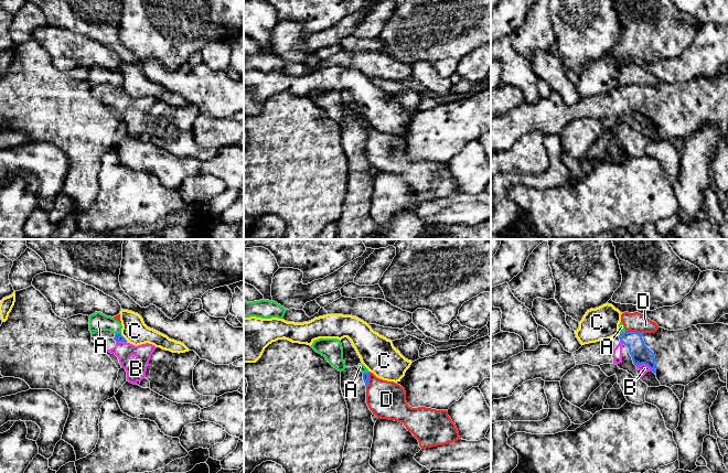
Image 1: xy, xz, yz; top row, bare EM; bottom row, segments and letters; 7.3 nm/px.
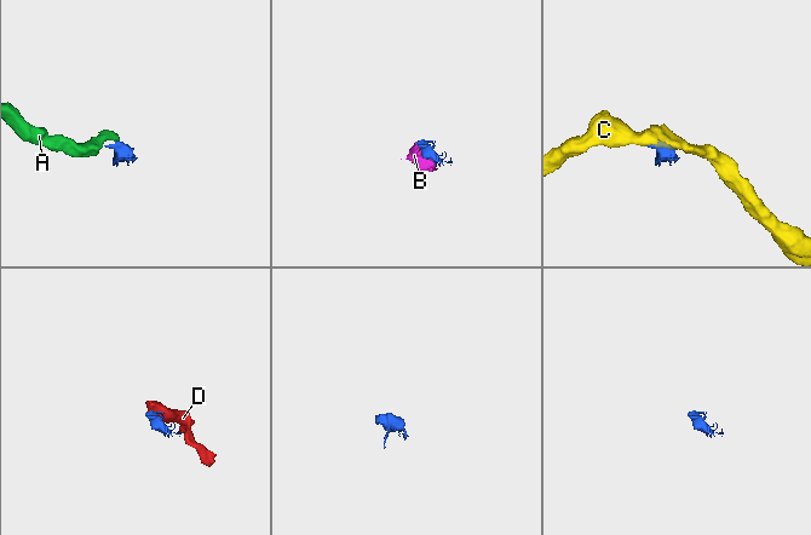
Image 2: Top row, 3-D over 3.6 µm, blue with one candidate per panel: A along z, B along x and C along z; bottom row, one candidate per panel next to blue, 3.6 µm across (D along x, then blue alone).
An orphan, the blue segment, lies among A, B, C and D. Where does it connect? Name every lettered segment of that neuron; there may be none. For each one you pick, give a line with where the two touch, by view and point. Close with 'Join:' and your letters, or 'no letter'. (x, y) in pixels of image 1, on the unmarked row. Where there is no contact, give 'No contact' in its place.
B: Touches blue at yz (644, 116)
Join: B

